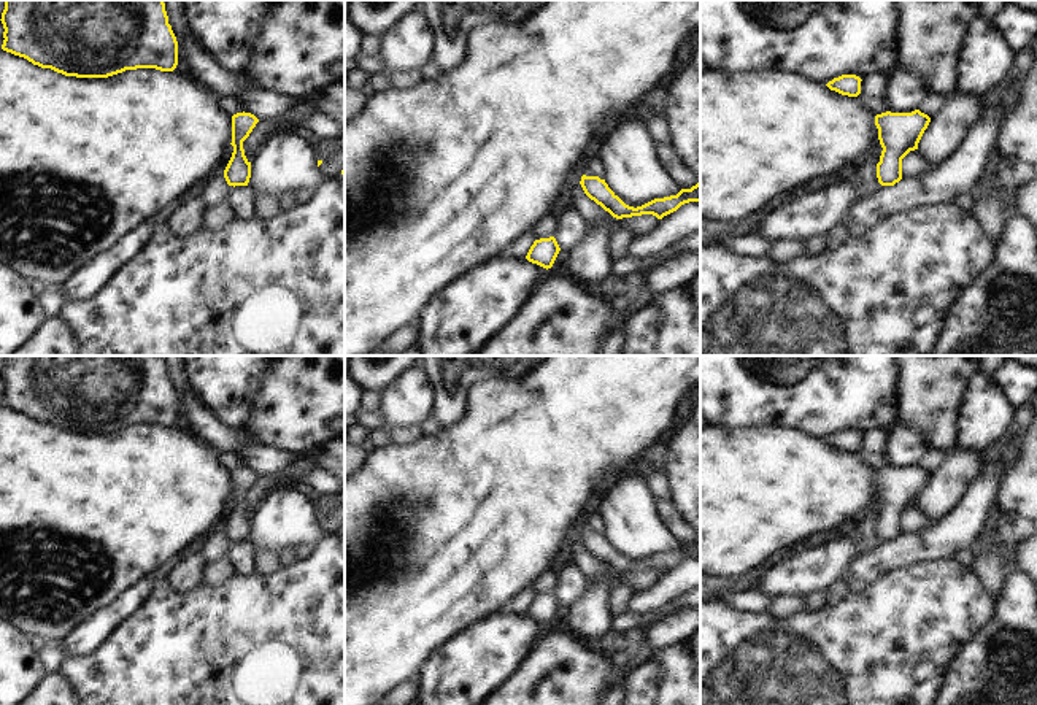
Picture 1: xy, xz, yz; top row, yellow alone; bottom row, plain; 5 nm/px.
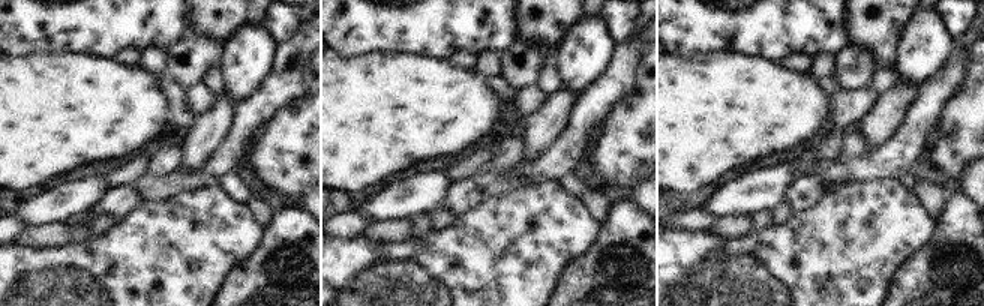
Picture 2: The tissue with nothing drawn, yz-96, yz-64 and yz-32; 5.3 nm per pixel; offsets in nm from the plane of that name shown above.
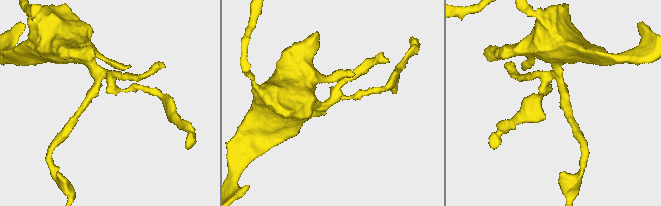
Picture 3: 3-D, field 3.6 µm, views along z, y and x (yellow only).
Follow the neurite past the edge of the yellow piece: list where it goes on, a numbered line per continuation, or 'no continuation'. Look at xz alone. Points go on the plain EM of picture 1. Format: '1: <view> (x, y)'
1: xz (588, 521)

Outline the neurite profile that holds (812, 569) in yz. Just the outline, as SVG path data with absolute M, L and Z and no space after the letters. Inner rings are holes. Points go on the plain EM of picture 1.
M854 532L831 538L778 562L765 576L758 591L777 595L810 595L827 589L851 562L862 556Z

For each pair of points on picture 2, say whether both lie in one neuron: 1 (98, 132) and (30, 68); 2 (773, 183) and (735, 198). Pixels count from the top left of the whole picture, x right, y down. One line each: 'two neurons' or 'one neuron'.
1: one neuron
2: one neuron

